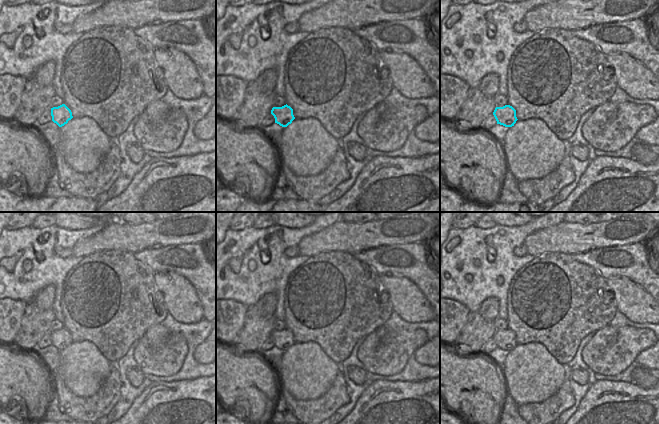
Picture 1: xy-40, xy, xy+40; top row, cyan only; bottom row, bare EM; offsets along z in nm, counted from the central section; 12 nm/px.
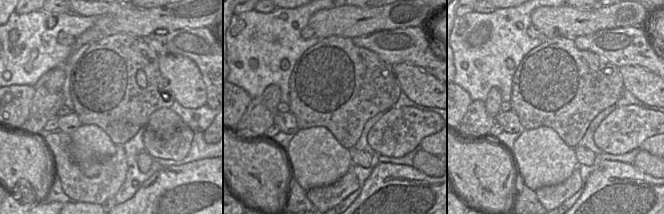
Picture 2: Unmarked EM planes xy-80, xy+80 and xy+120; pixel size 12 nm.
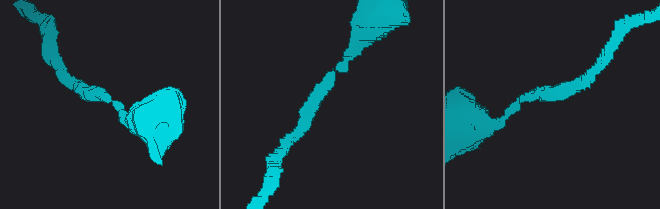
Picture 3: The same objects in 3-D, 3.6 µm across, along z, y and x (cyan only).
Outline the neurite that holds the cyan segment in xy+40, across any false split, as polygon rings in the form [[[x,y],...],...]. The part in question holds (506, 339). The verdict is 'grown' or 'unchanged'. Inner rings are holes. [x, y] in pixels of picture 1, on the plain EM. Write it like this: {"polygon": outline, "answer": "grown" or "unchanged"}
{"polygon": [[[510,329],[496,331],[493,339],[497,345],[497,348],[503,349],[505,351],[514,350],[518,344],[516,341],[516,334]]], "answer": "unchanged"}

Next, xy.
{"polygon": [[[287,328],[282,331],[273,331],[271,338],[275,342],[275,347],[282,351],[287,351],[295,343],[293,333]]], "answer": "unchanged"}

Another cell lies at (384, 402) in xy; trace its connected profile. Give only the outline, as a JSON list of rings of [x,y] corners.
[[[440,376],[420,381],[374,381],[359,397],[352,412],[338,424],[440,424]]]

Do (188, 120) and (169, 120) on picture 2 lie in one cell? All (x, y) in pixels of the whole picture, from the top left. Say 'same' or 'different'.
different

